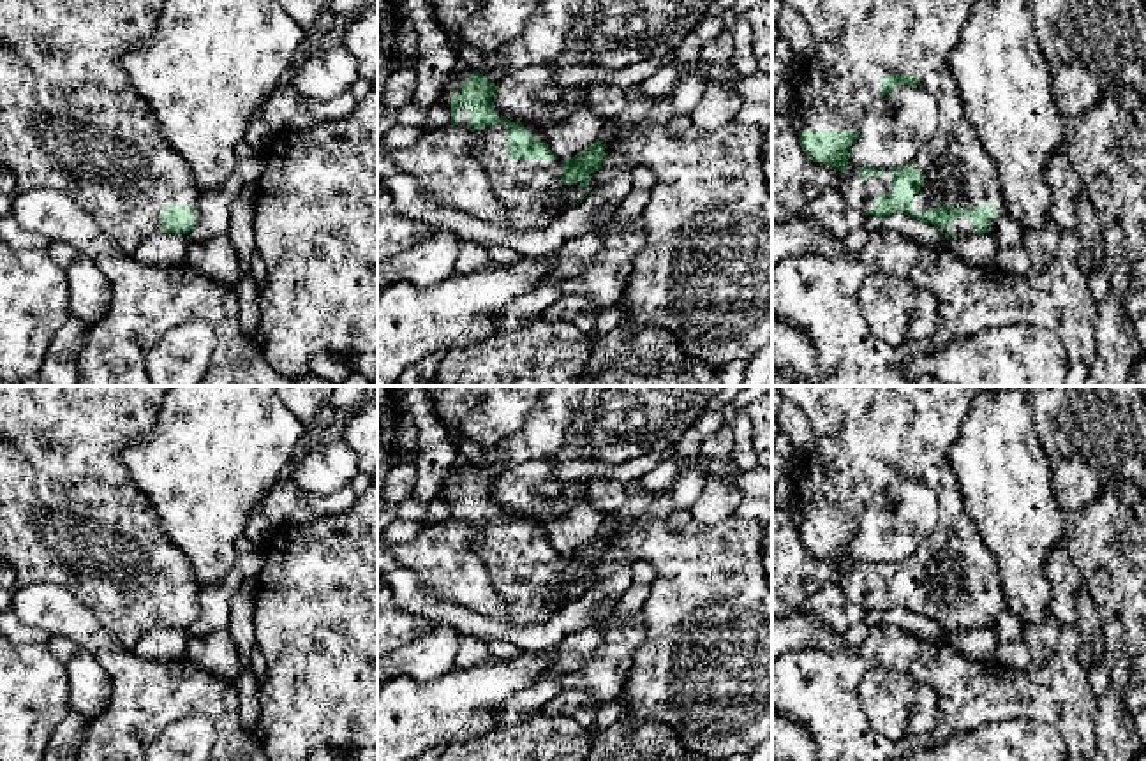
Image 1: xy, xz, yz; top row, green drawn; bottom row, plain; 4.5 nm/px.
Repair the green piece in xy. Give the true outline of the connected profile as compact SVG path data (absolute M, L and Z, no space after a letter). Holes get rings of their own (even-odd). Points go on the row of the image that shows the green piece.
M0 0L0 167L12 173L21 192L49 188L65 192L83 208L104 234L129 257L153 233L187 234L199 222L201 190L187 162L166 143L150 106L132 88L130 76L120 65L122 55L148 35L167 0Z

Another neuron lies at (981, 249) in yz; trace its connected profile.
M973 233L945 240L964 261L975 266L996 266L1000 243L993 233Z

